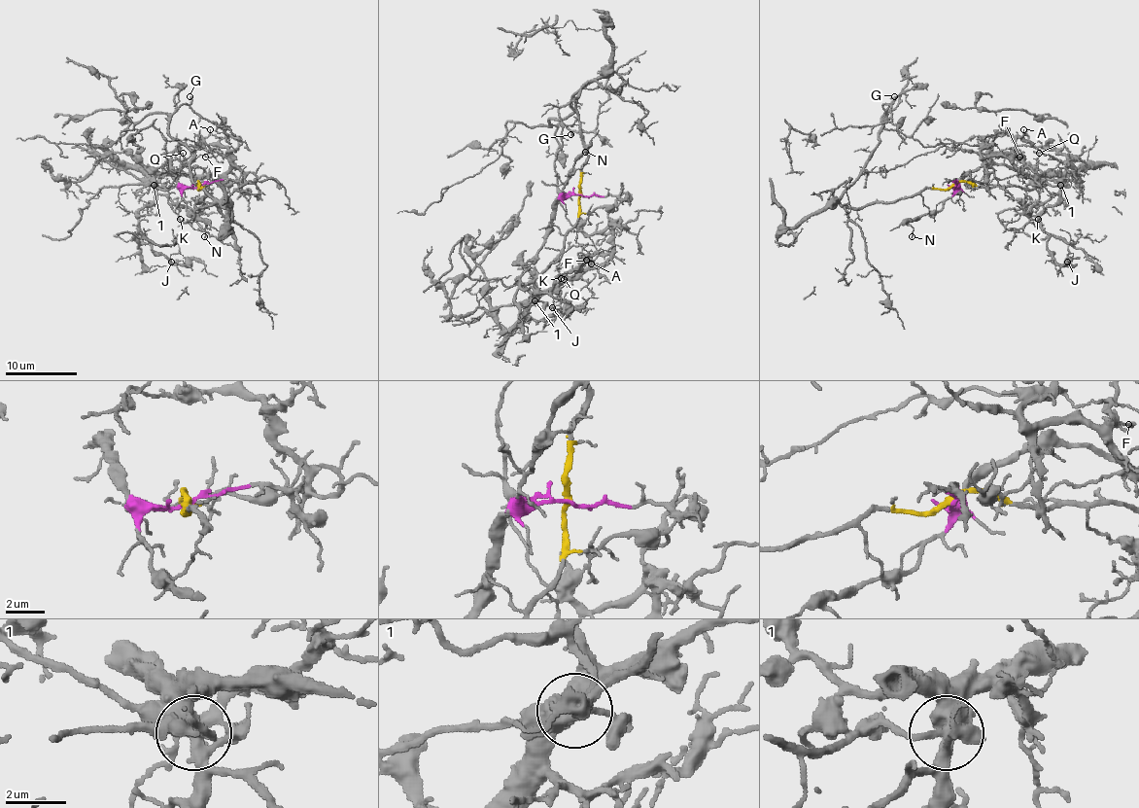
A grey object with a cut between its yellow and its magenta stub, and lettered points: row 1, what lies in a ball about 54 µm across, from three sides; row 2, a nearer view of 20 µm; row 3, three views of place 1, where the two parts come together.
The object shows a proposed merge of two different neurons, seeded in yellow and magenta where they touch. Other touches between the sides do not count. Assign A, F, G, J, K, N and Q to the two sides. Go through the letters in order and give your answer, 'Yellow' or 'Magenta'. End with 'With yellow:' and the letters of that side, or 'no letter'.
A: Magenta
F: Magenta
G: Yellow
J: Magenta
K: Magenta
N: Magenta
Q: Magenta
With yellow: G

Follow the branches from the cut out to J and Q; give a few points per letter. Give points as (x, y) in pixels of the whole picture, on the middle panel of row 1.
J: (581, 194), (556, 201), (549, 234), (527, 263), (534, 300), (520, 279), (567, 302), (552, 308)
Q: (581, 194), (564, 194), (556, 201), (549, 234), (527, 263), (541, 290), (564, 279)

